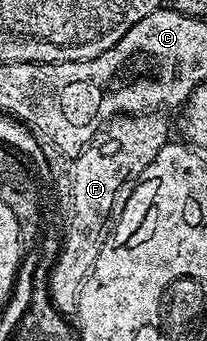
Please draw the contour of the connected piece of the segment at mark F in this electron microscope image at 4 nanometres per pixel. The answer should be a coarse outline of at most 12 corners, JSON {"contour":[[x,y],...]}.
{"contour":[[115,114],[74,157],[51,300],[78,309],[133,185],[168,140]]}

